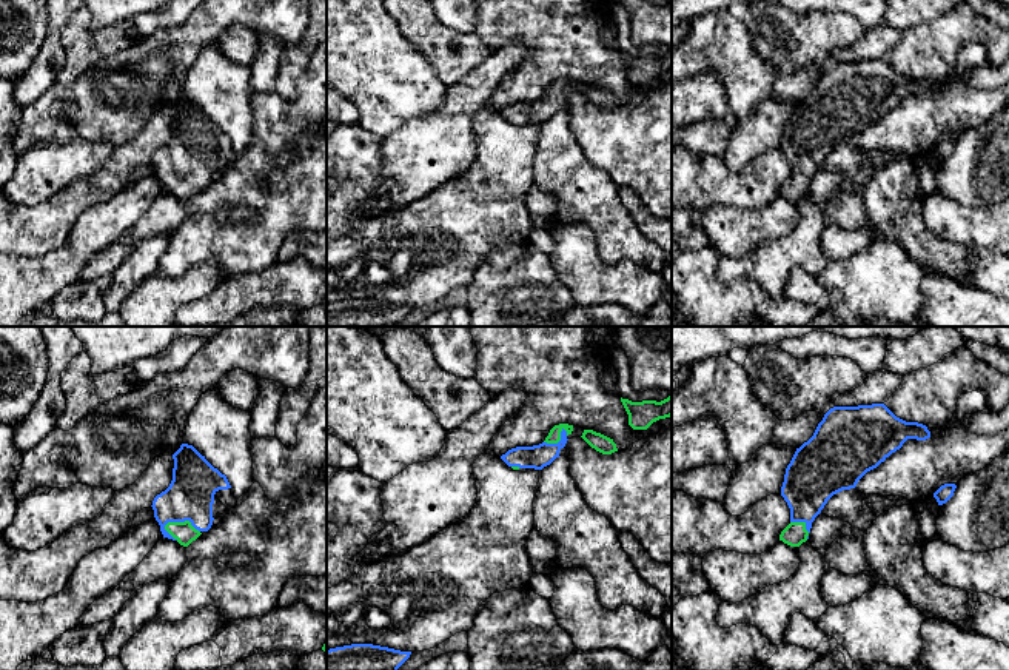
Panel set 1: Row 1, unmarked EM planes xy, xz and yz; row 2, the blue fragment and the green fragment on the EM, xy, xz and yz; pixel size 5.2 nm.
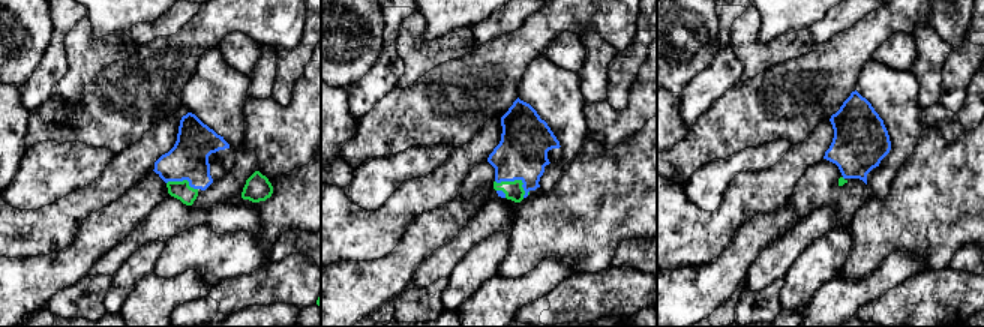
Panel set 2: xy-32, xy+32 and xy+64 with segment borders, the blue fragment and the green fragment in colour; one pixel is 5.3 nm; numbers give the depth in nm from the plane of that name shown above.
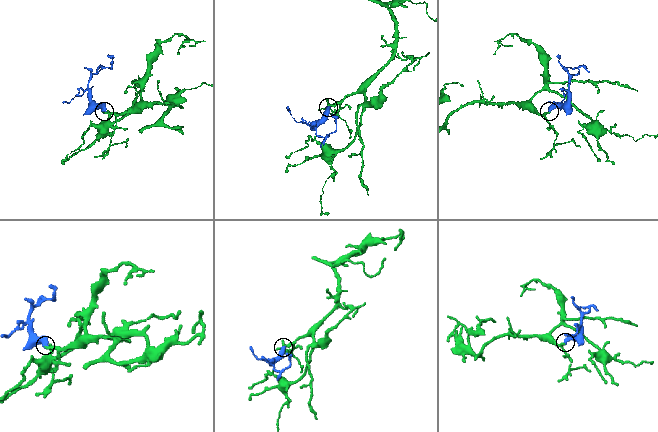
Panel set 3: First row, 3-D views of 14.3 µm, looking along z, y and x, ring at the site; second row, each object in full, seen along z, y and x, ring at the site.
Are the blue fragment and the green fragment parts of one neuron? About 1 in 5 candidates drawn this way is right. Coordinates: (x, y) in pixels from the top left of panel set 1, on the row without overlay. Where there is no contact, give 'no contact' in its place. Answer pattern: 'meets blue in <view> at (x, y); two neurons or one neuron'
meets blue in xy at (182, 176); one neuron

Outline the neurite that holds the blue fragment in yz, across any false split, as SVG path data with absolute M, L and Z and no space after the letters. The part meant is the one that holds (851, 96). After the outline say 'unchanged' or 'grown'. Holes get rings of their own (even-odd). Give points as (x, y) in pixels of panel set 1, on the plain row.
M884 59L830 63L813 91L796 103L786 123L781 151L790 163L790 179L781 186L779 196L799 202L807 196L812 177L833 149L855 143L867 126L900 105L907 94L929 92L926 80L897 72Z | grown

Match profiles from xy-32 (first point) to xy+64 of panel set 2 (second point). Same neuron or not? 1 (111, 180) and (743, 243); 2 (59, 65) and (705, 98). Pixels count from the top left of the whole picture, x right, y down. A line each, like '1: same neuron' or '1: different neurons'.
1: different neurons
2: same neuron

